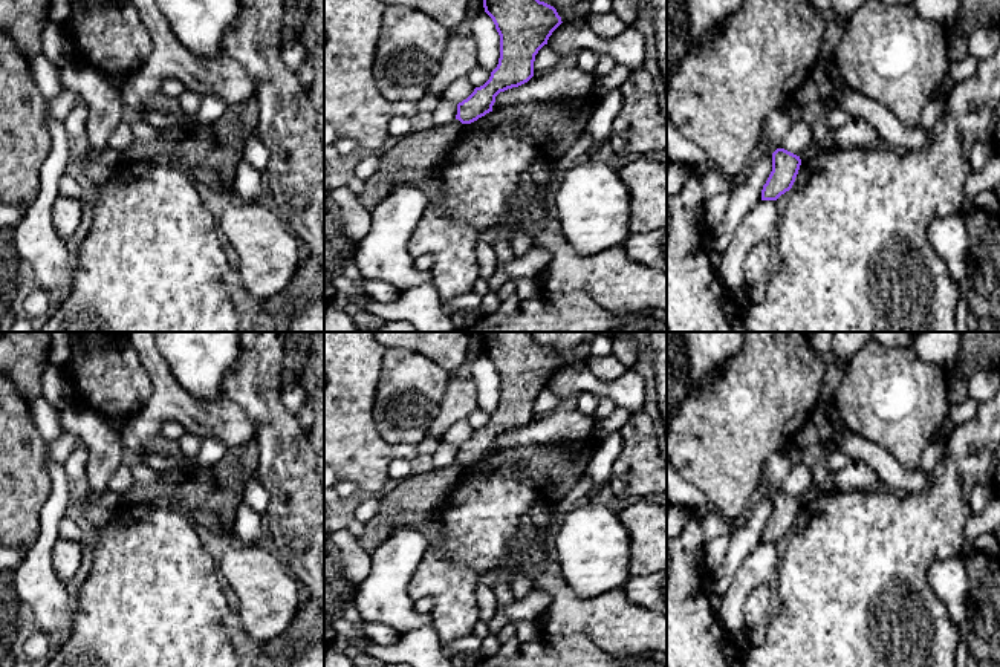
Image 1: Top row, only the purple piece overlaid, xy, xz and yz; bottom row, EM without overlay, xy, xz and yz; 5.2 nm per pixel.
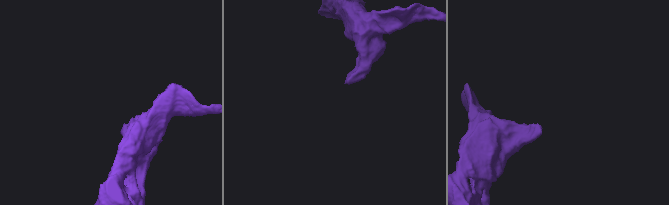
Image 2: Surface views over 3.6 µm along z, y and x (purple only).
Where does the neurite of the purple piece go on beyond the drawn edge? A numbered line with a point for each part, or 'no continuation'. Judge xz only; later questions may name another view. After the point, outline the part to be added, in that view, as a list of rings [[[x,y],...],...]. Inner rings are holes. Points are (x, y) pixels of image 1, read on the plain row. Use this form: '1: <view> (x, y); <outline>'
no continuation

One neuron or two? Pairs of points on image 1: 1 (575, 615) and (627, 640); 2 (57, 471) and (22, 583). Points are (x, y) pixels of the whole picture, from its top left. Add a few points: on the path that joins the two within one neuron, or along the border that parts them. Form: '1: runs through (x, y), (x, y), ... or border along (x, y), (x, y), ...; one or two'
1: runs through (587, 615), (606, 618), (615, 627); one
2: runs through (57, 499), (49, 516), (49, 534), (38, 556); one

